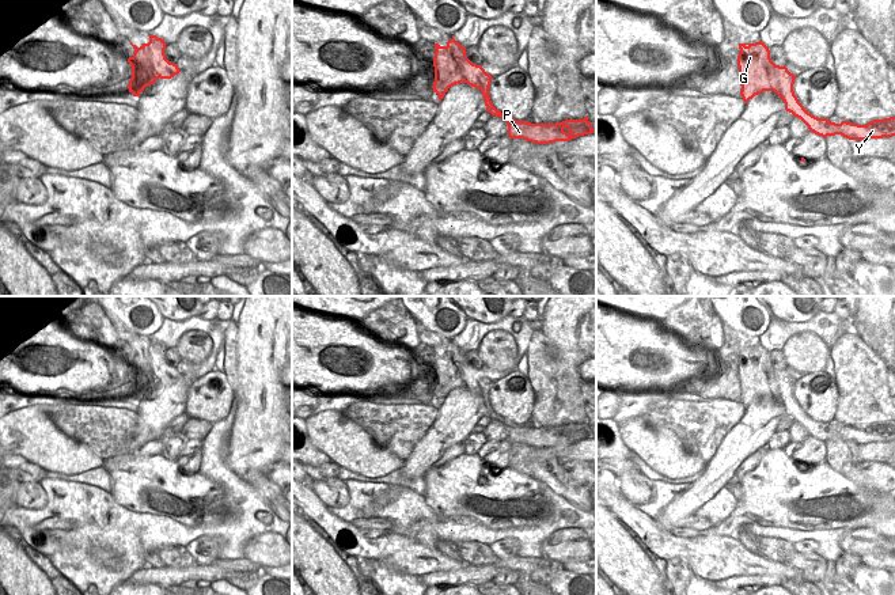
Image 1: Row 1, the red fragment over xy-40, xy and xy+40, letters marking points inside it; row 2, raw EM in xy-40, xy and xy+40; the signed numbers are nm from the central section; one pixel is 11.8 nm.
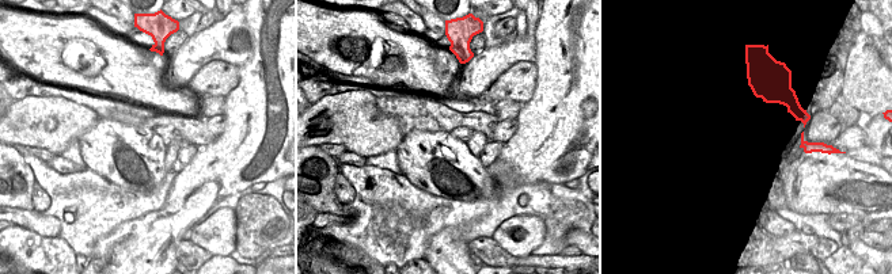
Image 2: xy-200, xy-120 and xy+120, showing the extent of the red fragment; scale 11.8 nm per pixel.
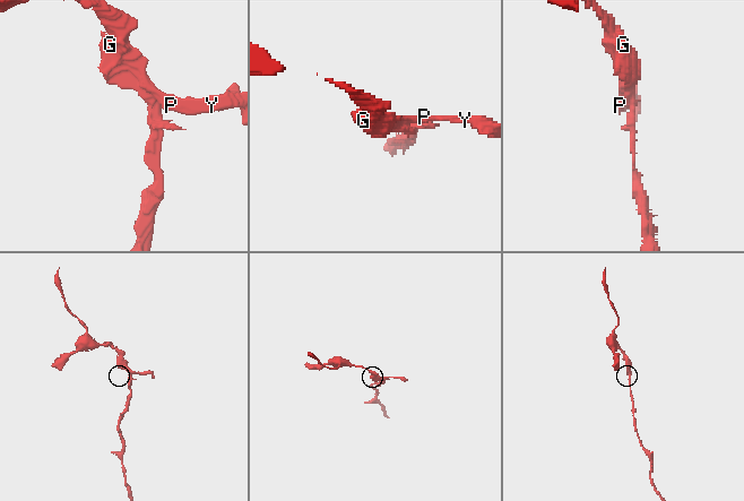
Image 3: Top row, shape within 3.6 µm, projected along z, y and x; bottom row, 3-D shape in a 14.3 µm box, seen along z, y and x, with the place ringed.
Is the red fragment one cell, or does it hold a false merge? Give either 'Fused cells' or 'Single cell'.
Fused cells.

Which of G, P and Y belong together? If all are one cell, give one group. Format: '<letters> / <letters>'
G / P Y

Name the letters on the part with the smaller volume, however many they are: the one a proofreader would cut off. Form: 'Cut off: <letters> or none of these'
Cut off: P, Y

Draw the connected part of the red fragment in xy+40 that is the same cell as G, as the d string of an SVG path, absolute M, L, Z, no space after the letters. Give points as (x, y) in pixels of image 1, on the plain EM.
M762 346L739 348L737 371L740 380L740 399L747 408L763 395L774 395L781 402L778 375L788 372L775 369L770 363L769 352Z

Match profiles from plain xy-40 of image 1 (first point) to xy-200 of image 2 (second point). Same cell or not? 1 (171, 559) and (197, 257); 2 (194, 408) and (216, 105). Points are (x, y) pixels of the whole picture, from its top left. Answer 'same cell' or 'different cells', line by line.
1: same cell
2: different cells

